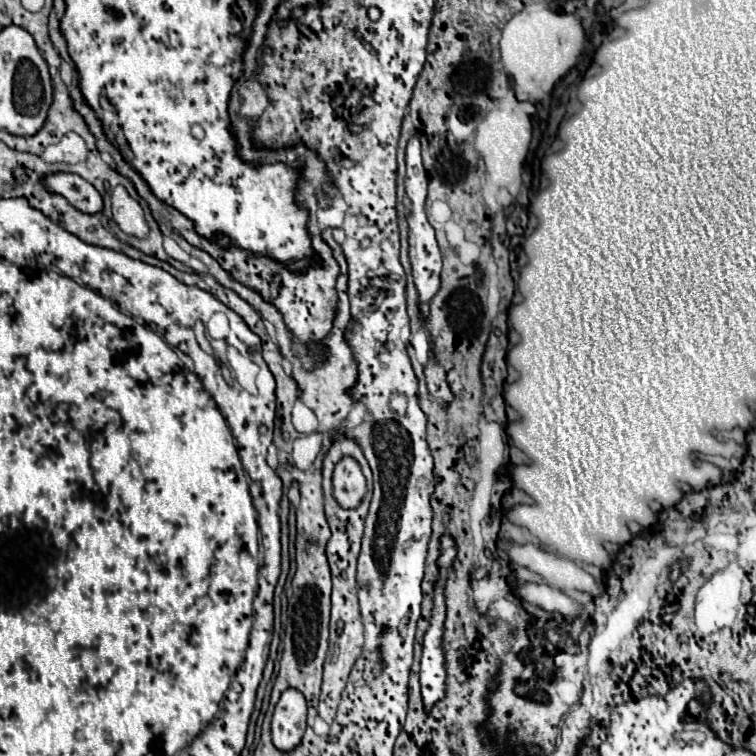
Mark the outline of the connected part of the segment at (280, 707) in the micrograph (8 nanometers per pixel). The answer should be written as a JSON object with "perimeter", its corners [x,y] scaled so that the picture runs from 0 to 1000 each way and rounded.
{"perimeter":[[[380,910],[361,942],[358,952],[358,971],[361,971],[361,984],[369,992],[388,992],[403,968],[403,952],[406,952],[406,929],[403,921],[390,913]]]}

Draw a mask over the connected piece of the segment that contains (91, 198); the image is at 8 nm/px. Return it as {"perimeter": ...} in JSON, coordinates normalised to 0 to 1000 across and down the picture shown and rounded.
{"perimeter":[[[86,228],[65,230],[60,235],[60,243],[62,249],[78,249],[70,254],[83,257],[94,272],[99,272],[112,283],[128,283],[136,275],[135,259],[126,251],[126,246],[120,246],[115,238],[110,238],[102,230],[86,230]]]}

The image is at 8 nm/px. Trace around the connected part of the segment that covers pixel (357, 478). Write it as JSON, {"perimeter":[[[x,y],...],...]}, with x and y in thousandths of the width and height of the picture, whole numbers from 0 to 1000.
{"perimeter":[[[454,606],[440,624],[440,653],[451,672],[472,672],[485,651],[483,630],[467,606]]]}

